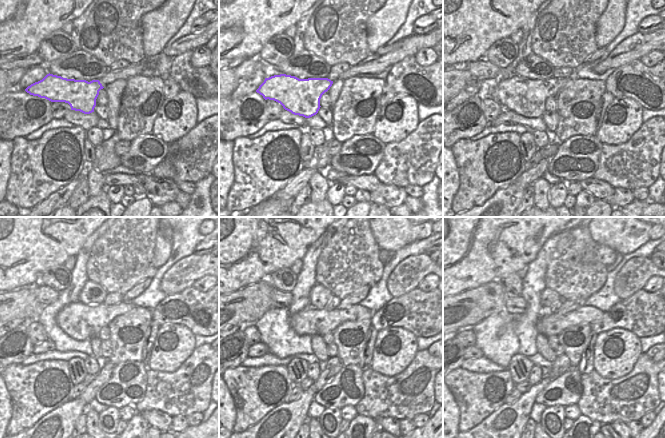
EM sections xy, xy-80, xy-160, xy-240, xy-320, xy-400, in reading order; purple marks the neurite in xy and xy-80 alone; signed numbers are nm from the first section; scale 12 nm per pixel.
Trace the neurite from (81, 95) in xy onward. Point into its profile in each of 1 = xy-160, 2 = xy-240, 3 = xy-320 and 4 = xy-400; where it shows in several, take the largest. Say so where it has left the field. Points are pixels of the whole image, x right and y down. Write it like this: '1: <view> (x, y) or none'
1: xy-160 (526, 97)
2: xy-240 (79, 321)
3: xy-320 (311, 321)
4: xy-400 (585, 315)

